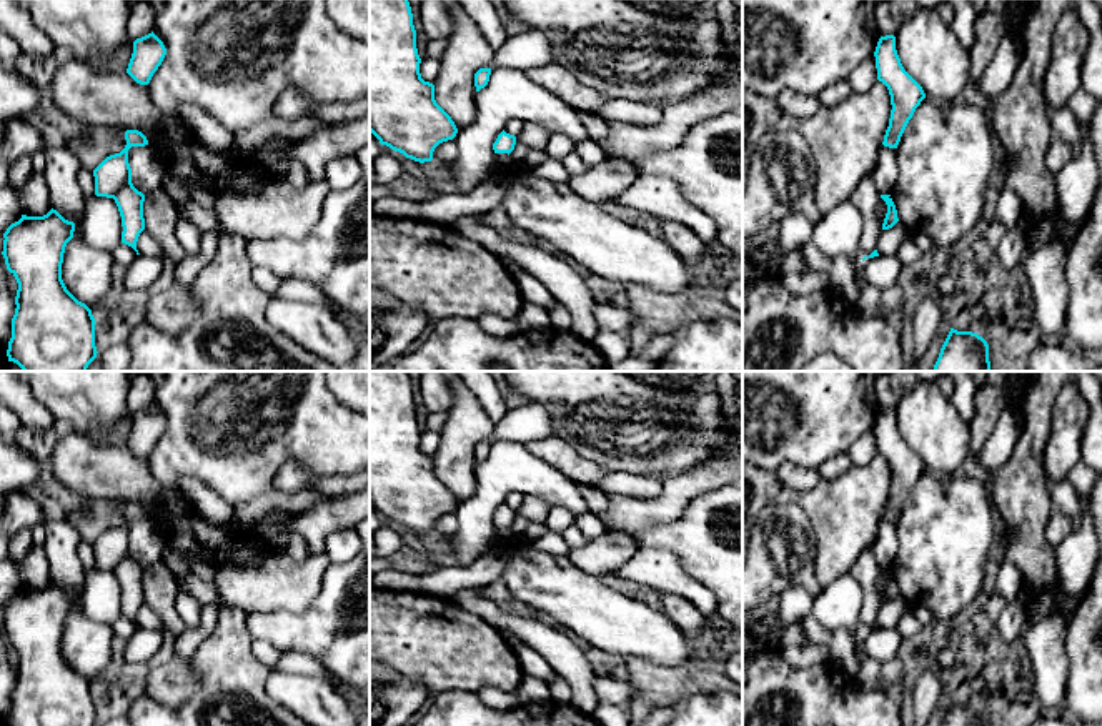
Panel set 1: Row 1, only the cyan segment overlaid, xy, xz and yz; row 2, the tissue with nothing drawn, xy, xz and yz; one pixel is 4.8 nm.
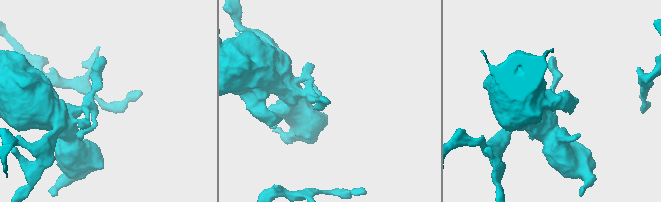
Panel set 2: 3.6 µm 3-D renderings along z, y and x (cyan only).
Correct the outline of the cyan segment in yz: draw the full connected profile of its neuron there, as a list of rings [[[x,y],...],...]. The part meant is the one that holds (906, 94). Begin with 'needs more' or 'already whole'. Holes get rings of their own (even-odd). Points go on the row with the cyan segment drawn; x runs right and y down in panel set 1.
already whole; [[[881,37],[874,52],[877,80],[891,95],[891,118],[884,135],[884,147],[897,148],[901,137],[916,108],[926,98],[922,87],[904,70],[896,50],[896,37]]]

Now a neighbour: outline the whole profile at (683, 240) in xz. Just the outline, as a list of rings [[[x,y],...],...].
[[[661,218],[659,223],[663,240],[691,270],[696,268],[706,248],[697,235],[691,228],[668,218]]]

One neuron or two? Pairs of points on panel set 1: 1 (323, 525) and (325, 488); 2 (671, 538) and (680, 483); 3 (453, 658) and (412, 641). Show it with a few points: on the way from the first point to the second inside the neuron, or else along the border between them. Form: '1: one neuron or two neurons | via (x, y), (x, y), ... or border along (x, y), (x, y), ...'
1: two neurons | border along (352, 493), (328, 498)
2: two neurons | border along (701, 493), (678, 518), (650, 525), (638, 533)
3: one neuron | via (443, 648), (433, 641), (421, 641)

